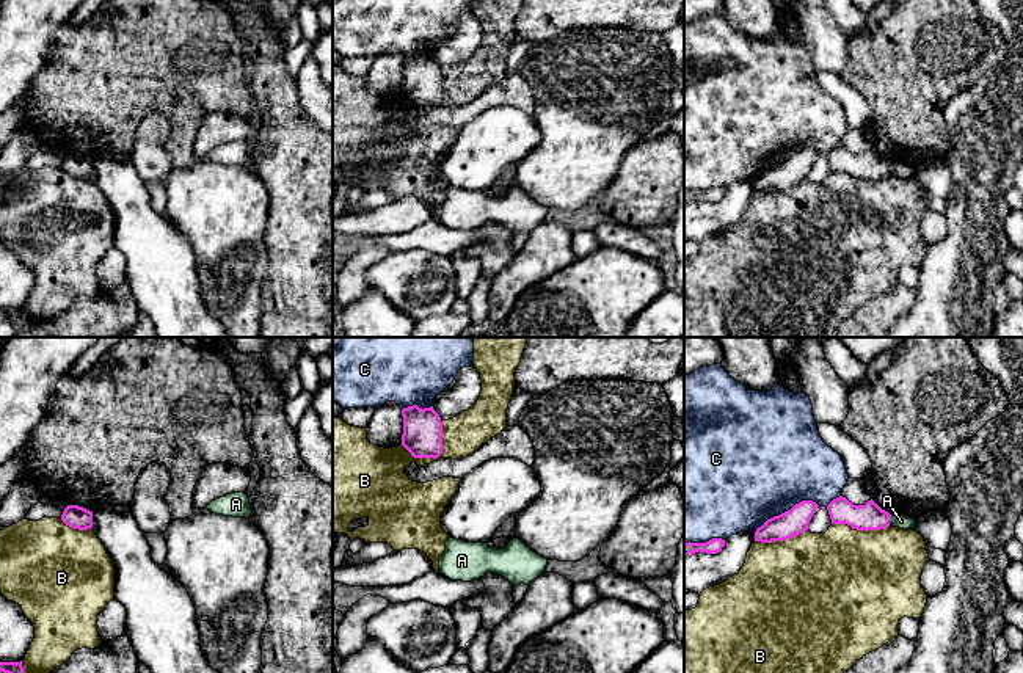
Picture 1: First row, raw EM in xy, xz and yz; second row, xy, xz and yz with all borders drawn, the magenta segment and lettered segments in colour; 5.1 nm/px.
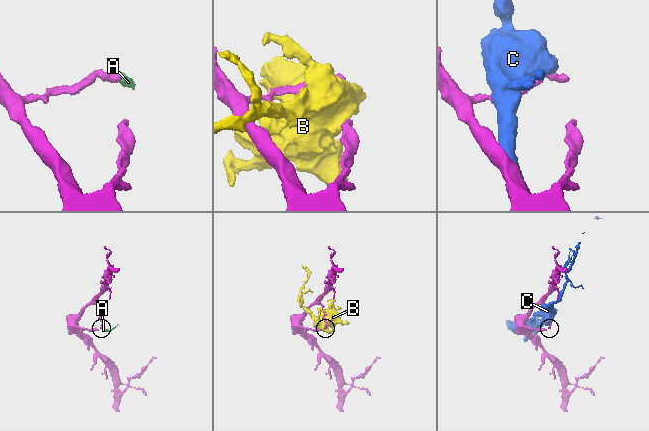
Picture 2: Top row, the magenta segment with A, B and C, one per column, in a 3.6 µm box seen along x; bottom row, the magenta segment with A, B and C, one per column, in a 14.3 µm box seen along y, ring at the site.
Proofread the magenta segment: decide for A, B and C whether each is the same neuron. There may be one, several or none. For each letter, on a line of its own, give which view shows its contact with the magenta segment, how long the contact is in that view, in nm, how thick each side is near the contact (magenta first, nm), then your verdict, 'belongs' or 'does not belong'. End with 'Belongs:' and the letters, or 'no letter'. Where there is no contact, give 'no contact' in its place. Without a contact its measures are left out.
A: yz | 60 nm | 140/70 nm | does not belong
B: xz | 240 nm | 200/200 nm | does not belong
C: yz | 360 nm | 140/500 nm | does not belong
Belongs: no letter

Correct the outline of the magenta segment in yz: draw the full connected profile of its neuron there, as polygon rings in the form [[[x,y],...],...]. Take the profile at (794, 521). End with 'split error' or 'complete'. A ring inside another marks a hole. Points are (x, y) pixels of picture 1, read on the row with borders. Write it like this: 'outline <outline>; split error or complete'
outline [[[802,500],[791,510],[767,519],[755,532],[755,541],[783,541],[808,530],[808,524],[819,505],[813,500]]]; complete

